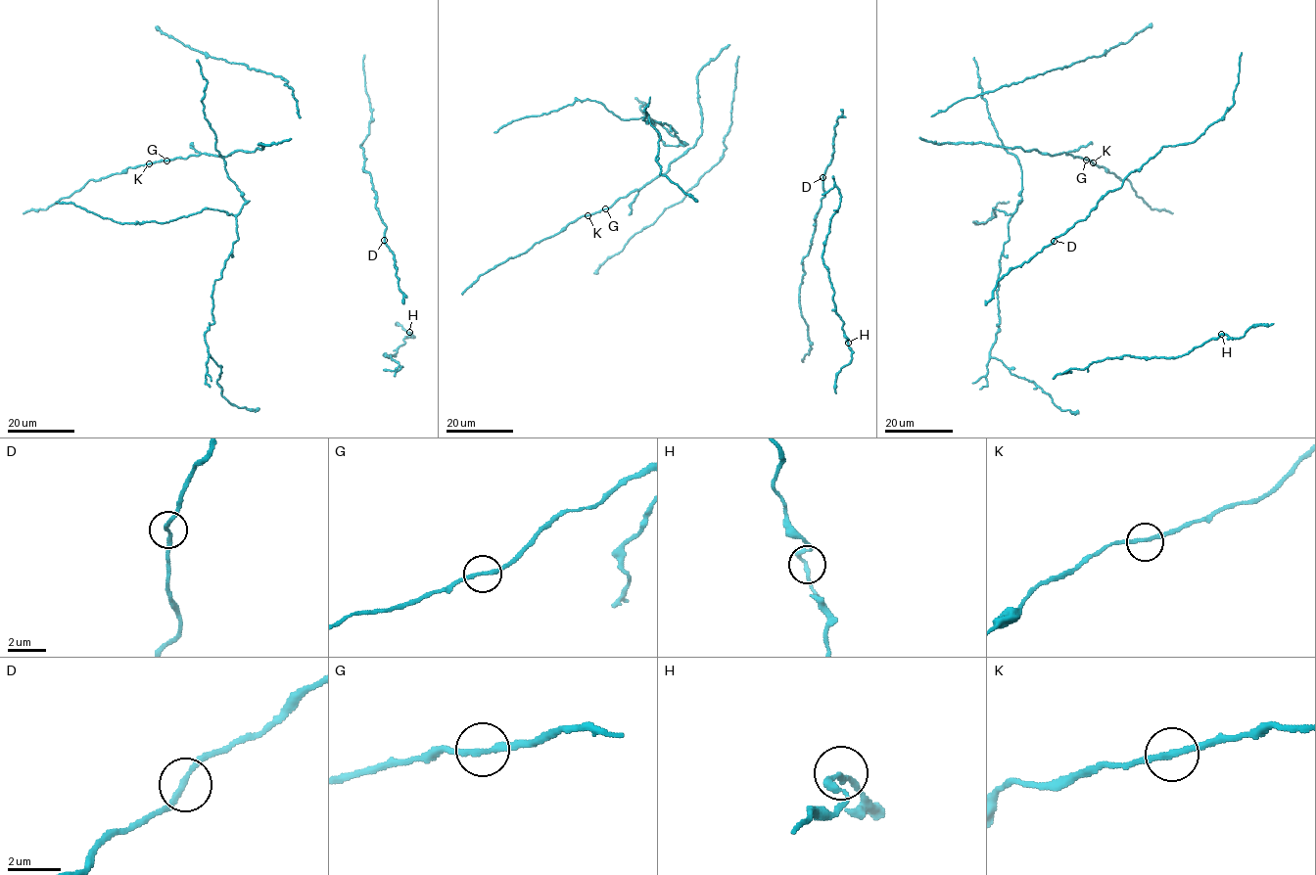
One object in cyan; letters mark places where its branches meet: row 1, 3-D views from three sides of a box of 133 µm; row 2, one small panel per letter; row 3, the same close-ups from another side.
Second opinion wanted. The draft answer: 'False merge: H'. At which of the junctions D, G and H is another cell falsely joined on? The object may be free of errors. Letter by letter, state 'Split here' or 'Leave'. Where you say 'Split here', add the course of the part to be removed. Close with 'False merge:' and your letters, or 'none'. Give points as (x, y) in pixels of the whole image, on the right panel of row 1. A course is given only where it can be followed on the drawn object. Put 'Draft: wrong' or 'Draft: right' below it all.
D: Leave
G: Leave
H: Leave
False merge: none
Draft: wrong

